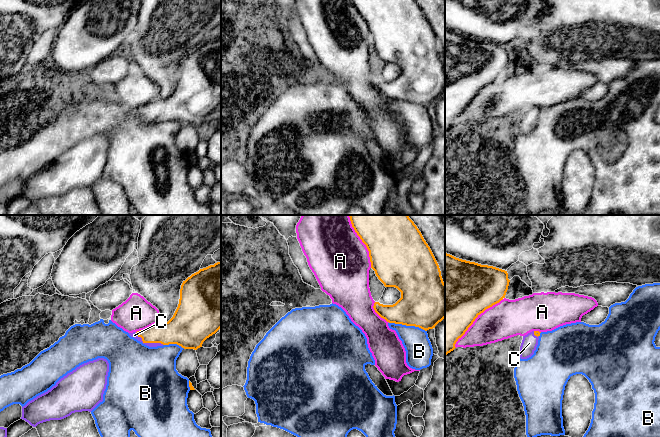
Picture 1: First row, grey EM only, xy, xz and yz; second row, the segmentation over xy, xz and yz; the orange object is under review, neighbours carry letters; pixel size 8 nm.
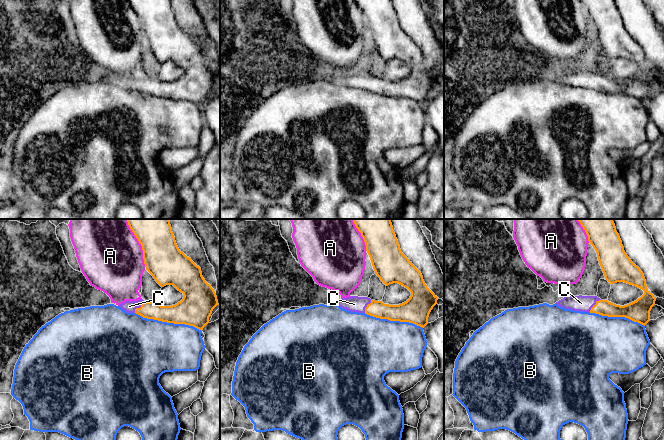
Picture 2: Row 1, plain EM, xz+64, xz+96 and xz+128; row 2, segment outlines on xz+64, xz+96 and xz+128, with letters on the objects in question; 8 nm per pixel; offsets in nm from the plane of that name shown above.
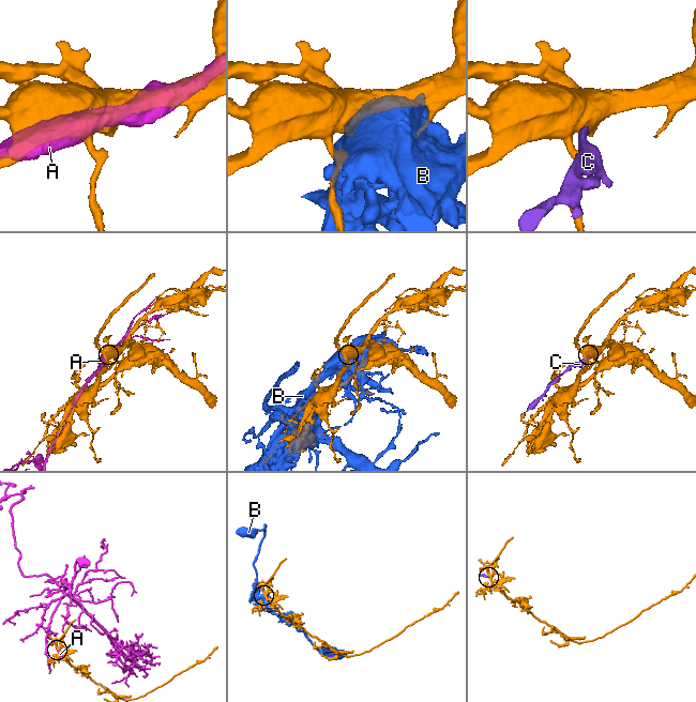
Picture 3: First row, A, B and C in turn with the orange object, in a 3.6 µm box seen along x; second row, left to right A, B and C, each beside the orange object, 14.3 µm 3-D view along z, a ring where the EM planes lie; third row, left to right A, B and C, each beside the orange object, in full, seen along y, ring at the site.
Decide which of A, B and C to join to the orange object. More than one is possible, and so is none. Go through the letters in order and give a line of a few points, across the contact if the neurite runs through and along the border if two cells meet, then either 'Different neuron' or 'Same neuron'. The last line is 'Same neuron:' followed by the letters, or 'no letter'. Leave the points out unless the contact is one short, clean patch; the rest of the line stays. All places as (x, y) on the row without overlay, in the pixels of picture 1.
A: Different neuron
B: Different neuron
C: Line: xy (177, 107), (155, 111), (148, 118), (133, 110). Same neuron
Same neuron: C

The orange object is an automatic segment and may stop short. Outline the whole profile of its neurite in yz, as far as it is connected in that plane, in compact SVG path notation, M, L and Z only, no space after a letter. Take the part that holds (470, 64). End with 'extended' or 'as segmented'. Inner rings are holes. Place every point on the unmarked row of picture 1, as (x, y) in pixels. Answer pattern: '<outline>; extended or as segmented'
M445 29L445 131L453 127L456 123L455 120L459 114L461 114L468 104L473 100L475 95L483 89L486 85L492 83L493 81L499 79L501 76L505 74L506 68L508 66L510 56L508 55L508 49L505 46L488 42L488 41L481 41L475 38L470 38L466 36L462 36L456 34L450 30Z; as segmented

